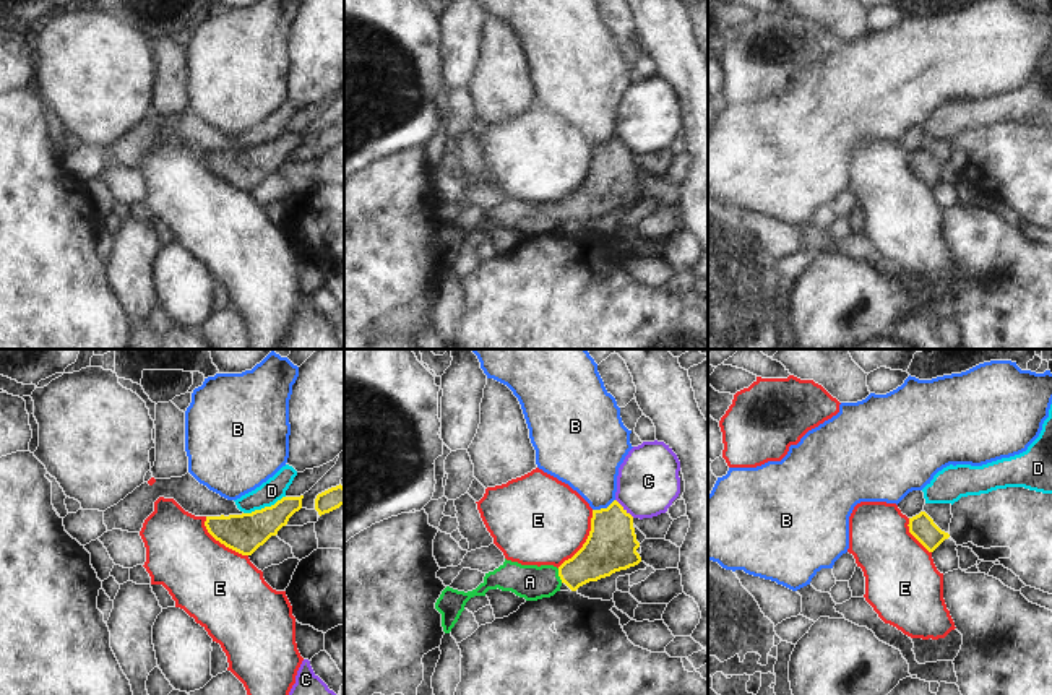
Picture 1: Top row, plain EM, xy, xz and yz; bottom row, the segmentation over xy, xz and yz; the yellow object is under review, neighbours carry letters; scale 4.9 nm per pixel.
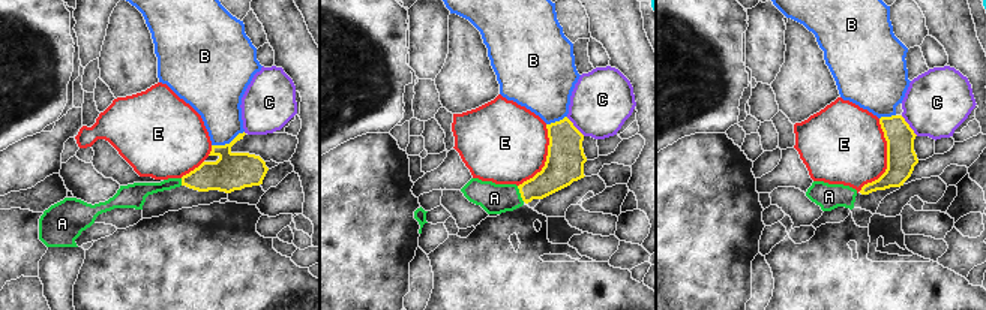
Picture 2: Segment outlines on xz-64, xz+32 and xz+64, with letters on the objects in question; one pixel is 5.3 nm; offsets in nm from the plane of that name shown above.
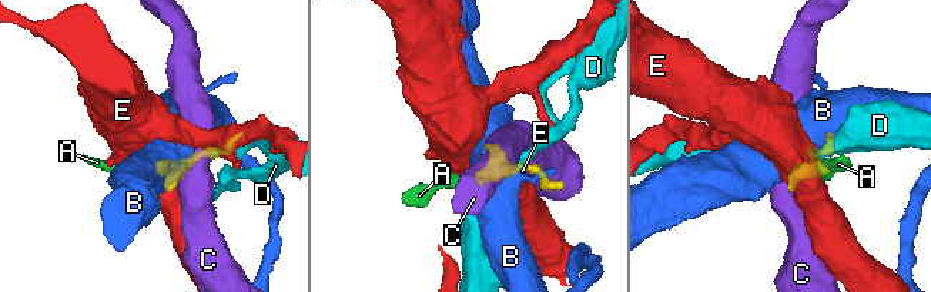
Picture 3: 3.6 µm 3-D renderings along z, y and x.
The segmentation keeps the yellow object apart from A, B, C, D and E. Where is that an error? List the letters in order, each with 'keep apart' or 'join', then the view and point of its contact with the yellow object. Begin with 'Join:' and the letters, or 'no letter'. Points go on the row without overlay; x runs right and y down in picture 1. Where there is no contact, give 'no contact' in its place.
Join: A
A: join | xz (559, 211)
B: keep apart | xz (603, 145)
C: keep apart | xz (625, 146)
D: keep apart | xy (265, 143)
E: keep apart | xz (586, 177)

